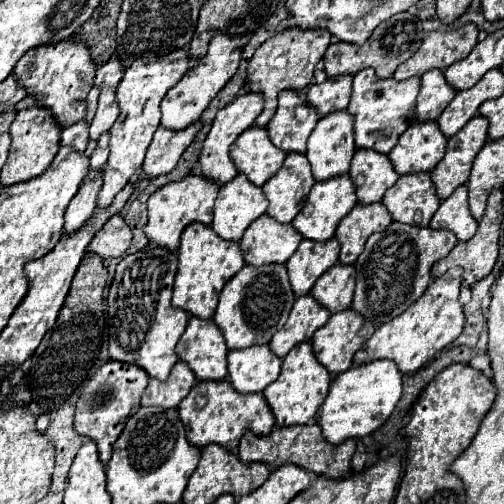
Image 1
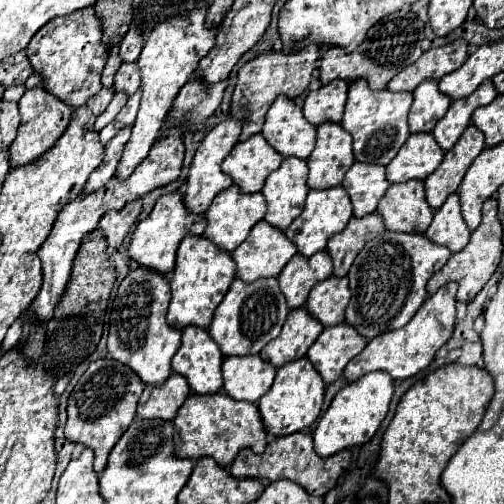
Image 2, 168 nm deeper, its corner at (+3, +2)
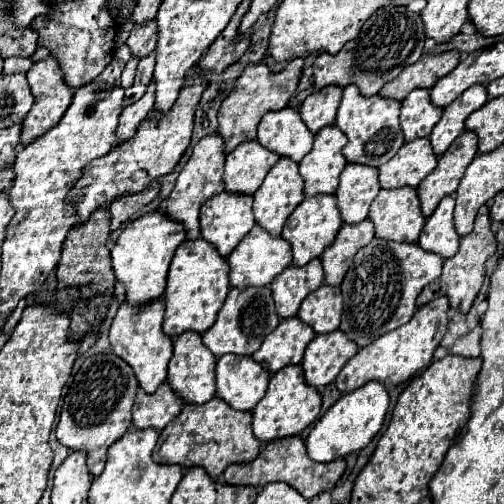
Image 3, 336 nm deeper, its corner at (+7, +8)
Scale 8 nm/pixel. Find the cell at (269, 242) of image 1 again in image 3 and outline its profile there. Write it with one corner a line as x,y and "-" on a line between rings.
255,224
251,232
247,232
243,240
237,244
237,248
227,256
227,262
231,266
231,272
229,272
231,286
237,286
237,288
265,286
265,284
271,284
273,278
291,264
291,248
285,238
281,236
273,238
265,232
265,228

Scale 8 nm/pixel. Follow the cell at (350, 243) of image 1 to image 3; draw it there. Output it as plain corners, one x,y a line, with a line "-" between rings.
365,218
359,224
343,224
335,236
335,242
321,254
325,268
325,284
339,286
345,272
353,264
353,256
359,248
373,240
373,222

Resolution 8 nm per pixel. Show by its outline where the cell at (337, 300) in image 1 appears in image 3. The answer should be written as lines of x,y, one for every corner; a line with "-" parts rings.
321,284
317,290
313,290
299,308
299,318
309,324
317,334
333,332
339,328
341,322
341,288

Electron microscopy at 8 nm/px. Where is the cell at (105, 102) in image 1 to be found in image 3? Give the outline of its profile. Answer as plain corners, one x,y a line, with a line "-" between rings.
149,22
147,26
135,26
131,30
131,36
127,38
127,46
131,50
133,56
137,56
139,60
149,56
149,52
155,50
155,42
157,42
157,24

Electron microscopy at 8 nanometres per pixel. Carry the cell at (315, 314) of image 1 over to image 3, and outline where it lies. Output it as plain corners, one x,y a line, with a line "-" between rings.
297,316
285,318
269,336
265,336
253,358
261,362
271,374
275,374
287,364
299,364
303,360
305,346
313,338
315,332
309,328
309,324
301,322

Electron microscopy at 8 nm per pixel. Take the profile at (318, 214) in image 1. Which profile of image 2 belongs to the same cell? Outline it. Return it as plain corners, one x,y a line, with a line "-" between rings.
335,186
331,190
311,190
307,194
307,200
305,200
305,208
303,212
291,222
291,226
285,230
285,236
297,246
299,254
303,254
305,258
325,250
327,246
327,240
341,232
349,218
353,216
353,210
351,210
351,202
349,202
349,196
345,194
345,190
341,186

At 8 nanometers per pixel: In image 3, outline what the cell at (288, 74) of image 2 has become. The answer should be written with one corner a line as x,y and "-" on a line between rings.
303,58
291,60
281,72
271,72
263,62
249,64
243,70
243,74
235,82
235,88
219,108
219,134
225,140
225,152
231,152
245,140
253,140
257,136
257,124
265,112
281,110
287,106
289,98
299,86
301,72
303,72

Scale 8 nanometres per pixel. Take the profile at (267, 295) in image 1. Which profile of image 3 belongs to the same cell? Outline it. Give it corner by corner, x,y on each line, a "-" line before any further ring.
249,286
249,288
231,288
221,312
217,314
217,320
213,328
203,332
203,344
217,356
221,358
223,354
243,354
251,356
263,342
263,338
273,332
279,324
279,316
275,312
275,304
271,298
271,288
269,286

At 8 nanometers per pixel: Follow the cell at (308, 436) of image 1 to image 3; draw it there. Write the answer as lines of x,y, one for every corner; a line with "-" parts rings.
289,436
289,438
277,438
273,442
269,442
261,454
247,462
247,464
231,464
225,472
223,472
223,482
227,484
243,484
243,486
255,486
261,488
269,482
287,482
291,484
301,496
305,496
307,500
311,500
313,496
325,492
325,490
333,490
337,480
341,478
345,470
345,460
337,458
331,460
327,464
321,462
313,462
307,452
305,452
305,442
299,436

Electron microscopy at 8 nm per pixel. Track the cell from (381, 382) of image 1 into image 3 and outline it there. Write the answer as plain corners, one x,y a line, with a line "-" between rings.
377,382
363,384
361,388
357,388
357,390
349,392
349,394
343,394
321,416
321,420
317,420
317,424
309,432
309,436
305,440
307,454
315,462
331,462
335,458
347,456
349,452
365,448
373,440
373,436
379,432
379,428
383,426
387,408
389,408
389,394
387,394
385,386
377,384

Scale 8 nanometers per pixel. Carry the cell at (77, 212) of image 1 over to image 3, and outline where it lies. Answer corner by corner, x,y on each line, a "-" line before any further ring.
153,82
141,100
137,100
135,104
127,106
121,112
117,126
117,142
125,142
133,132
137,132
137,124
141,124
141,120
149,116
151,108
153,108

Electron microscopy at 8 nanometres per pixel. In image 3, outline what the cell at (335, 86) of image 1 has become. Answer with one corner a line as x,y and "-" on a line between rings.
325,86
319,92
313,92
305,98
305,102
301,104
299,112
303,122
307,124
307,128
315,134
319,128
329,126
335,122
335,112
339,108
343,96
343,88
341,86

